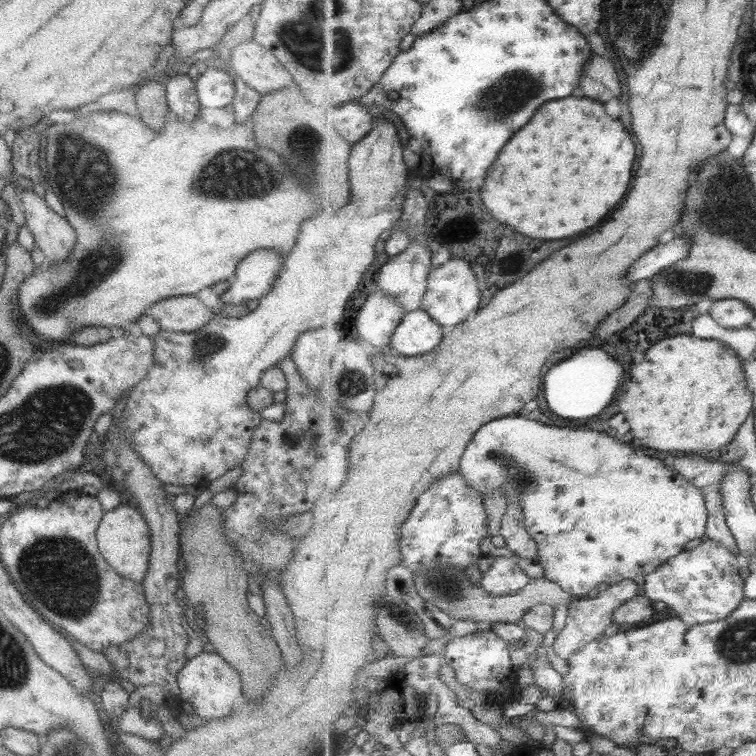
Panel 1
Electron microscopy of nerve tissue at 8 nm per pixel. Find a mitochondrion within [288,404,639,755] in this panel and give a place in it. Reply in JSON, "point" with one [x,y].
{"point":[521,477]}

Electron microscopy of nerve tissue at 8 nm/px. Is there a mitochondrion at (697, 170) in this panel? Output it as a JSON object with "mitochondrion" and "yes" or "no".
{"mitochondrion":"no"}

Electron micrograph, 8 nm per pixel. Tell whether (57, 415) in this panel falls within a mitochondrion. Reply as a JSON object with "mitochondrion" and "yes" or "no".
{"mitochondrion":"yes"}

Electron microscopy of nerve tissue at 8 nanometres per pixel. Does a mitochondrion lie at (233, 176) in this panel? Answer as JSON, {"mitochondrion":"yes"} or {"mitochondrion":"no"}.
{"mitochondrion":"yes"}

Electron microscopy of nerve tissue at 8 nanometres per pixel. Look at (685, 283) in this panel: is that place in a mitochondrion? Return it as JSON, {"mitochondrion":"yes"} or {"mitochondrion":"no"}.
{"mitochondrion":"yes"}

